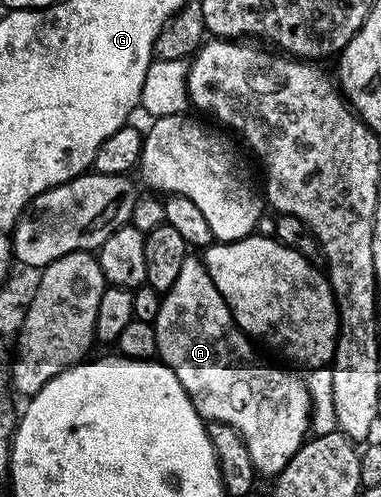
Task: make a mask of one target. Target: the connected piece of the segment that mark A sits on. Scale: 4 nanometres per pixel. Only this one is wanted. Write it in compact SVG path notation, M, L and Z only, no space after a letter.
M188 256L185 264L181 264L181 273L177 276L173 288L169 288L166 294L162 295L160 311L153 323L156 334L156 348L158 361L164 362L167 367L177 376L177 380L181 380L181 388L185 388L185 392L189 396L189 400L193 400L193 408L197 408L197 412L208 423L220 422L221 424L229 424L241 436L241 440L245 440L245 448L249 448L249 456L253 459L253 468L256 475L276 476L282 472L287 464L291 461L294 454L302 448L304 442L307 441L312 433L311 428L311 397L307 391L307 383L302 377L298 378L295 374L290 374L287 370L282 370L279 366L270 366L265 359L259 358L259 354L254 350L252 339L248 338L238 326L231 316L231 310L225 304L225 300L221 296L221 292L217 292L217 284L213 284L213 280L209 280L209 272L203 267L202 261L198 257Z

